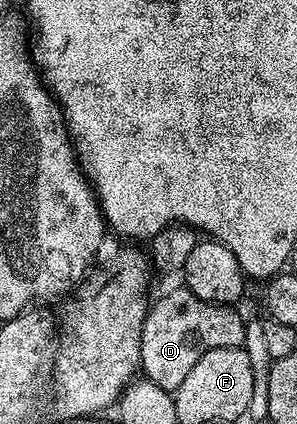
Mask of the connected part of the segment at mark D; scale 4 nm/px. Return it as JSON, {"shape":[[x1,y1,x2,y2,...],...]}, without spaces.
{"shape":[[186,286,178,287,148,307,139,351,142,375,170,394,181,386,181,382,185,382,185,374,189,374,189,370,193,370,193,366,209,350,242,348,248,343,247,328,234,307,210,304,197,298]]}

